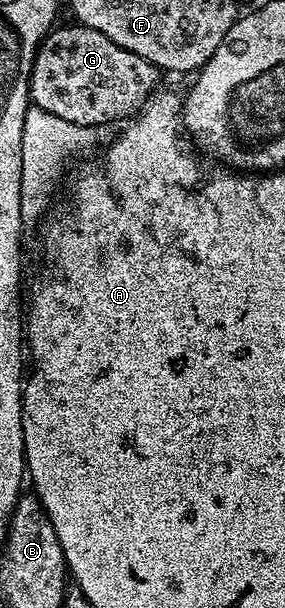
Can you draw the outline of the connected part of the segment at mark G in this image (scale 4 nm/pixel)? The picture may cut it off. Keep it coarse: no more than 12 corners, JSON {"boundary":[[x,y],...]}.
{"boundary":[[89,26],[36,50],[38,105],[101,128],[139,114],[161,71]]}

